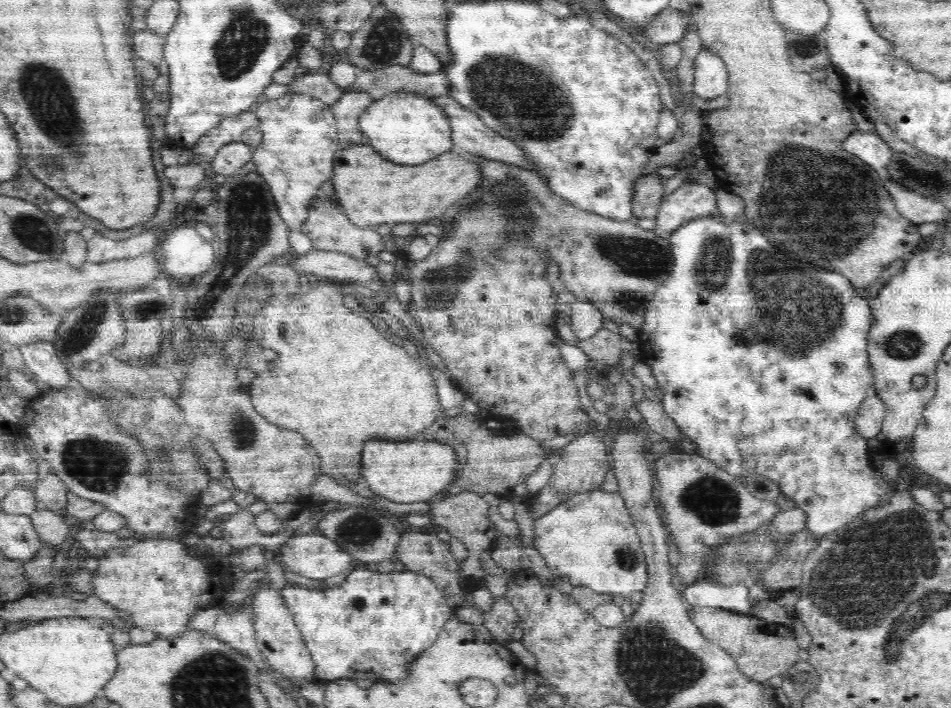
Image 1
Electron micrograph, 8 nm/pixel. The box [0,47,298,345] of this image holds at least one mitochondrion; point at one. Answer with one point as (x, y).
(44, 88)

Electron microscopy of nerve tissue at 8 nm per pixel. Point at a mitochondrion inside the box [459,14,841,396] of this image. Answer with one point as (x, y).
(521, 99)

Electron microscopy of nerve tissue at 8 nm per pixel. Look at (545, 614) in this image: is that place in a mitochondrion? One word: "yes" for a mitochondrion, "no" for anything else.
no

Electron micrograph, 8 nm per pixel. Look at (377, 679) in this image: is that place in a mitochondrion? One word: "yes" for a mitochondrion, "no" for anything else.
no

